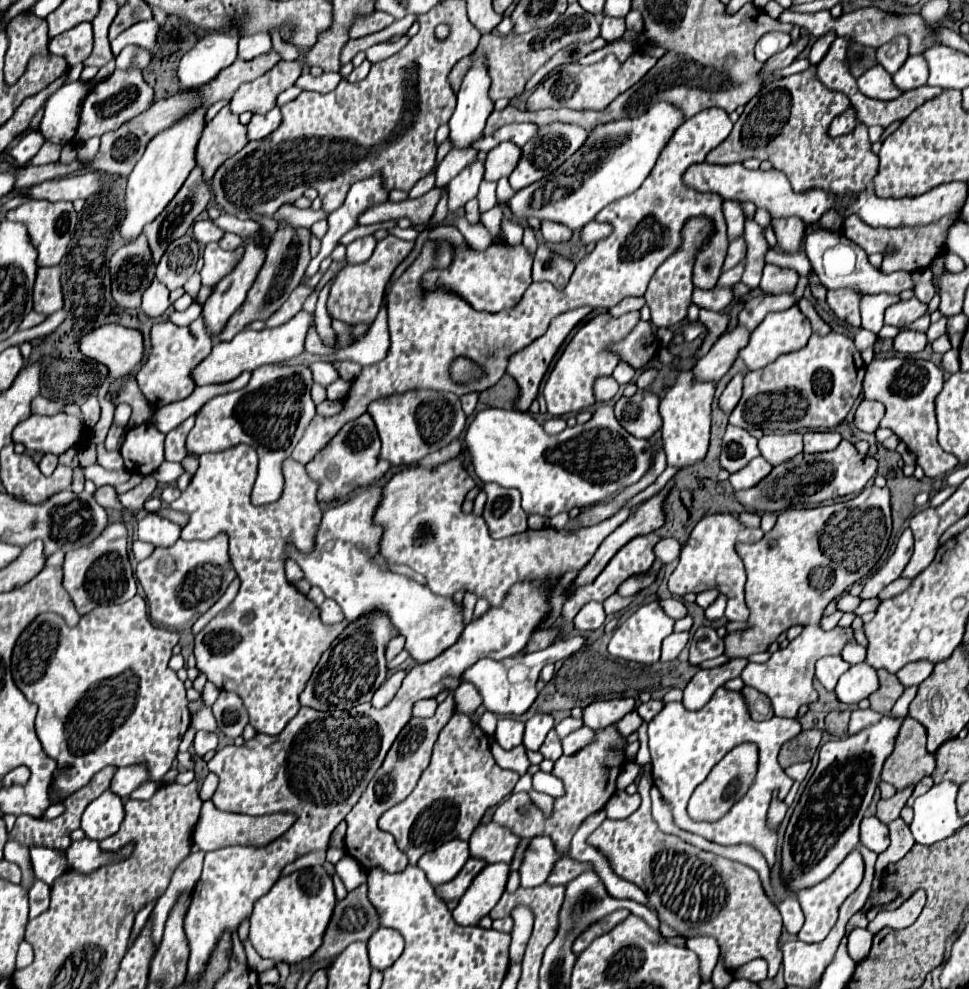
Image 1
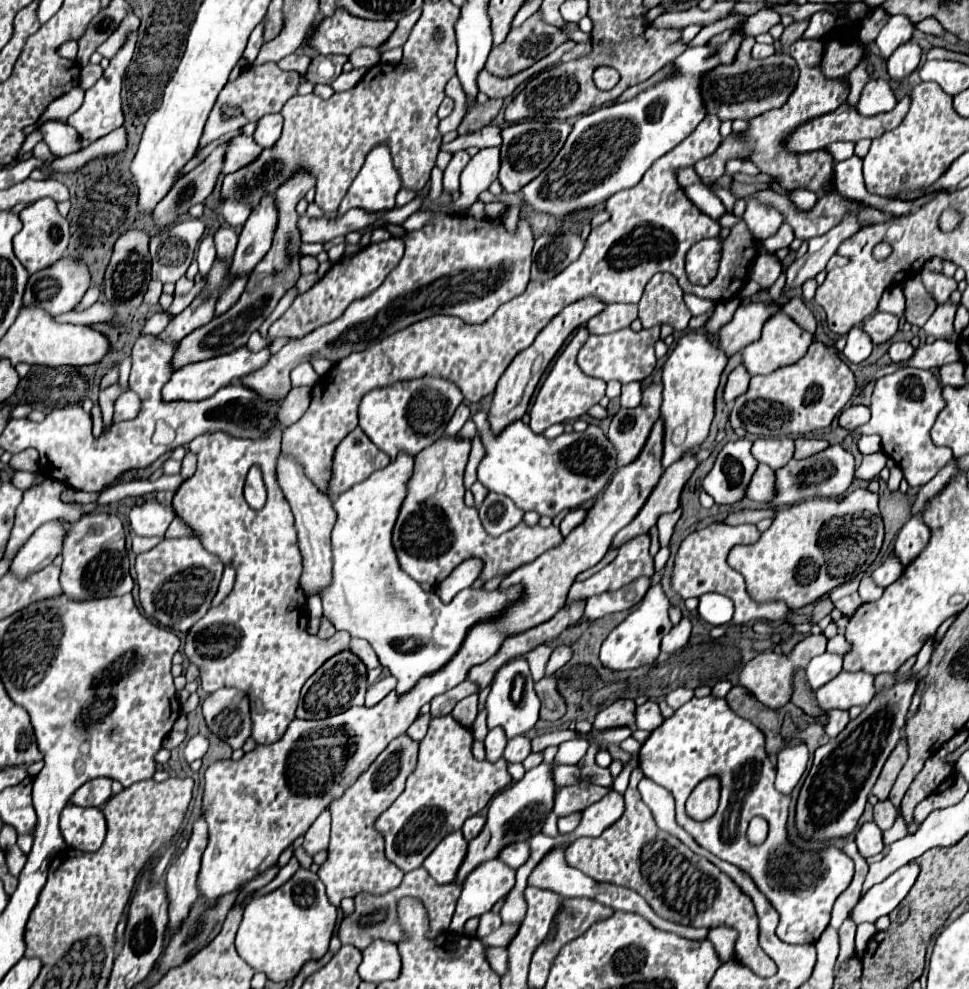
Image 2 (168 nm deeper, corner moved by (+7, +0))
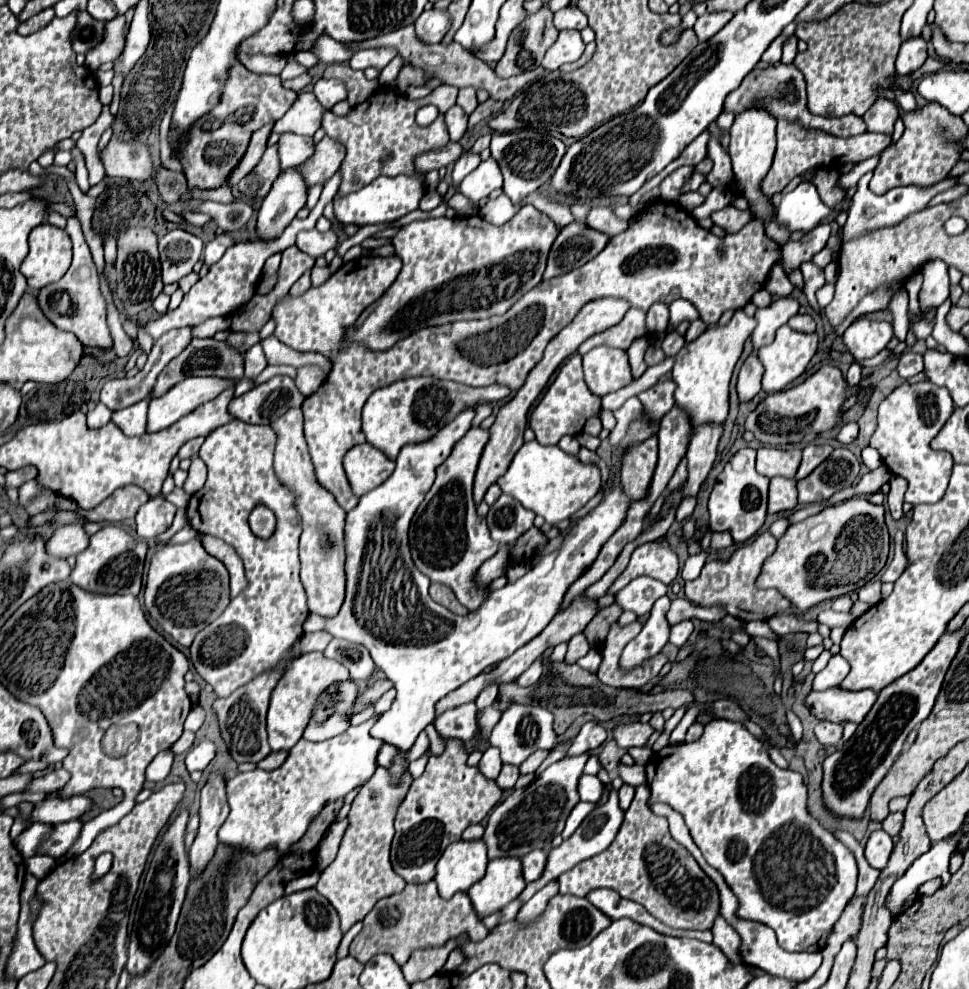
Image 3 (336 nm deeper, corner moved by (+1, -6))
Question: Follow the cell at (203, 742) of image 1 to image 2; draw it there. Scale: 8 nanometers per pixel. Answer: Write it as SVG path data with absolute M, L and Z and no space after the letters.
M201 734L193 736L193 738L187 742L185 750L183 750L183 756L185 756L185 760L191 764L193 760L199 760L199 758L203 758L203 754L207 752L207 746L209 746L209 740L207 740L205 736L201 736Z

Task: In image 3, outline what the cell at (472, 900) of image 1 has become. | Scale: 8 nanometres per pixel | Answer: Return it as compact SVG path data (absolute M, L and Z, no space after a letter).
M519 858L491 860L487 864L485 876L469 888L469 898L479 918L499 912L509 902L513 902L525 888Z

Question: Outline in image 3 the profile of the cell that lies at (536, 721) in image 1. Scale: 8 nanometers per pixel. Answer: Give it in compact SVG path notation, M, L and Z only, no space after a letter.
M505 764L499 778L497 778L497 784L503 788L503 790L509 790L515 786L515 780L519 778L519 766L515 764Z

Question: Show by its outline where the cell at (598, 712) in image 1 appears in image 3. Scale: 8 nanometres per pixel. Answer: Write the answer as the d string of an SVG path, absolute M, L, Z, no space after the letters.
M619 722L613 728L613 738L621 748L643 746L651 734L653 734L653 728L643 722Z

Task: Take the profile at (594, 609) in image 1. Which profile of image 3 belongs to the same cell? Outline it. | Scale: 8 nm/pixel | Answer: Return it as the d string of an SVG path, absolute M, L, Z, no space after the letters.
M639 576L615 594L615 604L619 604L623 610L635 612L637 616L643 616L663 594L667 594L667 586L663 582L649 576Z

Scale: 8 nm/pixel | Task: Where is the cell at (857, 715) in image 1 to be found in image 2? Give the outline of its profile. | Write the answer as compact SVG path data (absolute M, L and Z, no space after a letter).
M829 710L829 712L825 712L825 716L827 716L825 732L829 738L835 738L849 722L849 712L845 712L845 710Z

